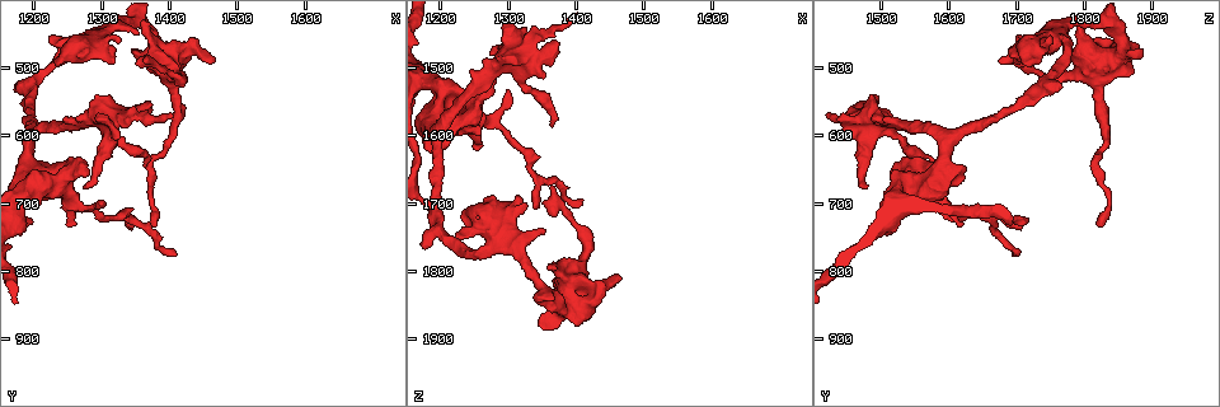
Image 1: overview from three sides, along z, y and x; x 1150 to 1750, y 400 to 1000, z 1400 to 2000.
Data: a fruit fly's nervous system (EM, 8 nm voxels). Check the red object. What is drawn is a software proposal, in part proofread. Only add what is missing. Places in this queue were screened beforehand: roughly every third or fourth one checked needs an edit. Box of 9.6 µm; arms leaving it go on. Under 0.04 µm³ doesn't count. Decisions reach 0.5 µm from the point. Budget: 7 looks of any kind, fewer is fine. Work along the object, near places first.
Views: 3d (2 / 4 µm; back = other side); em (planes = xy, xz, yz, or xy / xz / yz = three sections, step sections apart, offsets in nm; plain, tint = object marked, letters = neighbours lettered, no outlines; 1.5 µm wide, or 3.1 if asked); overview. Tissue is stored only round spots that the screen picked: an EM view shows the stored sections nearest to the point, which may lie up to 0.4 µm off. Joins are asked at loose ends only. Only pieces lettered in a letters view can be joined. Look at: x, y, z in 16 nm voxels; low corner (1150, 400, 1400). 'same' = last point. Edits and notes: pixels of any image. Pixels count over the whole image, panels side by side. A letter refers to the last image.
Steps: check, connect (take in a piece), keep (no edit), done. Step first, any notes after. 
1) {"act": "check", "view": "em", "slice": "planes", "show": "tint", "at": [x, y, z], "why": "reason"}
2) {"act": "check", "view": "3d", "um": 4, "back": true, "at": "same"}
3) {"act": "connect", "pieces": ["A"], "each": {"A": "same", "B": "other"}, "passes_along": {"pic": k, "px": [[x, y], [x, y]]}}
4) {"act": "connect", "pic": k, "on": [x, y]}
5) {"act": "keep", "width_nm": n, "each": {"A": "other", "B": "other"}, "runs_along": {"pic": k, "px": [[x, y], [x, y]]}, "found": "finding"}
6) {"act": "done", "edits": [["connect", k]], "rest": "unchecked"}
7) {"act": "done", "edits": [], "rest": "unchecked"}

{"act": "check", "view": "em", "slice": "xy", "step": 8, "show": "tint", "at": [1225, 455, 1750], "why": "free end"}

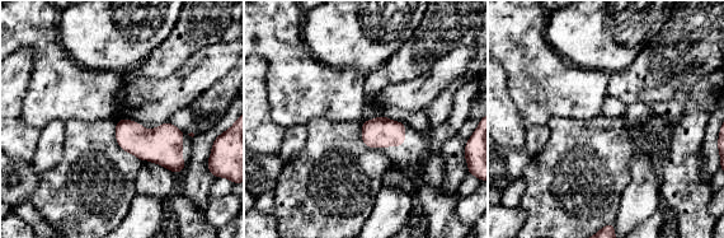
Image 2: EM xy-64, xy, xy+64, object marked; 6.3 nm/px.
{"act": "check", "view": "em", "slice": "planes", "show": "letters", "at": "same", "why": "another direction"}

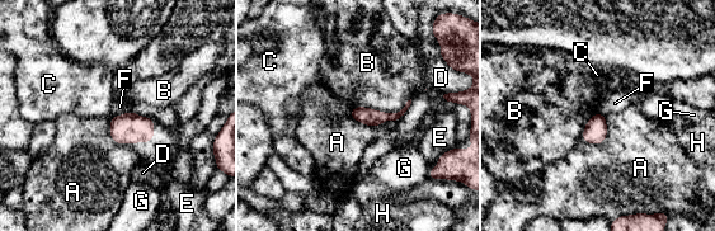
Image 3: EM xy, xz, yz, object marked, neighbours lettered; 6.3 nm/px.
{"act": "keep", "each": {"A": "other", "B": "other", "C": "other", "D": "other", "E": "other", "F": "other", "G": "other", "H": "other"}, "found": "none of them fits"}

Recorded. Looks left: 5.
{"act": "check", "view": "3d", "um": 2, "at": [1385, 730, 1820], "why": "thin end"}

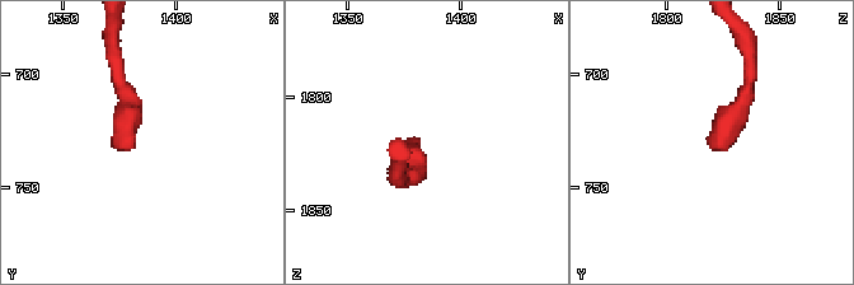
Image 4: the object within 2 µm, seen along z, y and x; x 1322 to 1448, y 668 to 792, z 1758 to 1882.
{"act": "check", "view": "em", "slice": "planes", "show": "letters", "at": [1379, 731, 1819]}

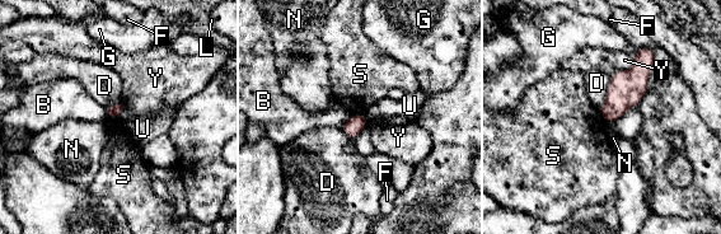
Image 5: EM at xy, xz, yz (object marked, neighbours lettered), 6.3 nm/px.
{"act": "keep", "width_nm": 70, "each": {"B": "other", "D": "other", "F": "other", "G": "other", "L": "other", "N": "other", "S": "other", "U": "other", "Y": "other"}, "border": {"pic": 5, "px": [[107, 116], [116, 116], [118, 118]]}, "found": "none of them fits"}

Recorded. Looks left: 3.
{"act": "check", "view": "3d", "um": 4, "at": [1415, 465, 1805], "why": "branch stops here"}

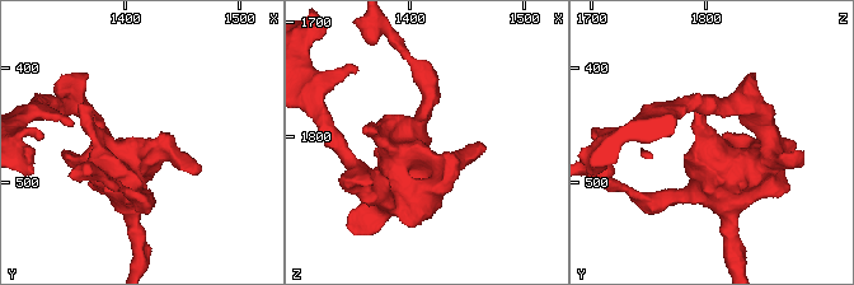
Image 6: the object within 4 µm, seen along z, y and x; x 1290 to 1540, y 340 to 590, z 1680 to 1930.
{"act": "check", "view": "em", "slice": "planes", "show": "letters", "at": [1414, 466, 1808], "why": "now the EM"}

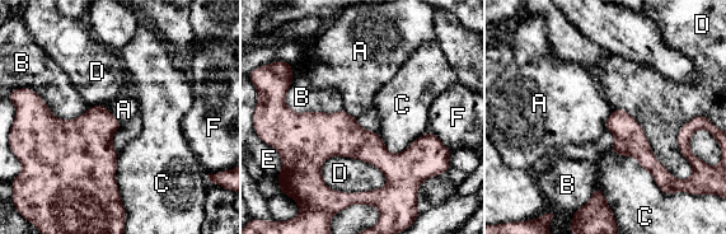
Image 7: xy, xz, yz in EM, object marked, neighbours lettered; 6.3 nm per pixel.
{"act": "keep", "each": {"A": "other", "B": "other", "C": "other", "D": "other", "E": "other", "F": "other"}, "runs_along": {"pic": 7, "px": [[289, 113], [384, 160], [434, 141]]}, "found": "none of them fits"}

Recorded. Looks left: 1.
{"act": "done", "edits": [], "rest": "unchecked"}

